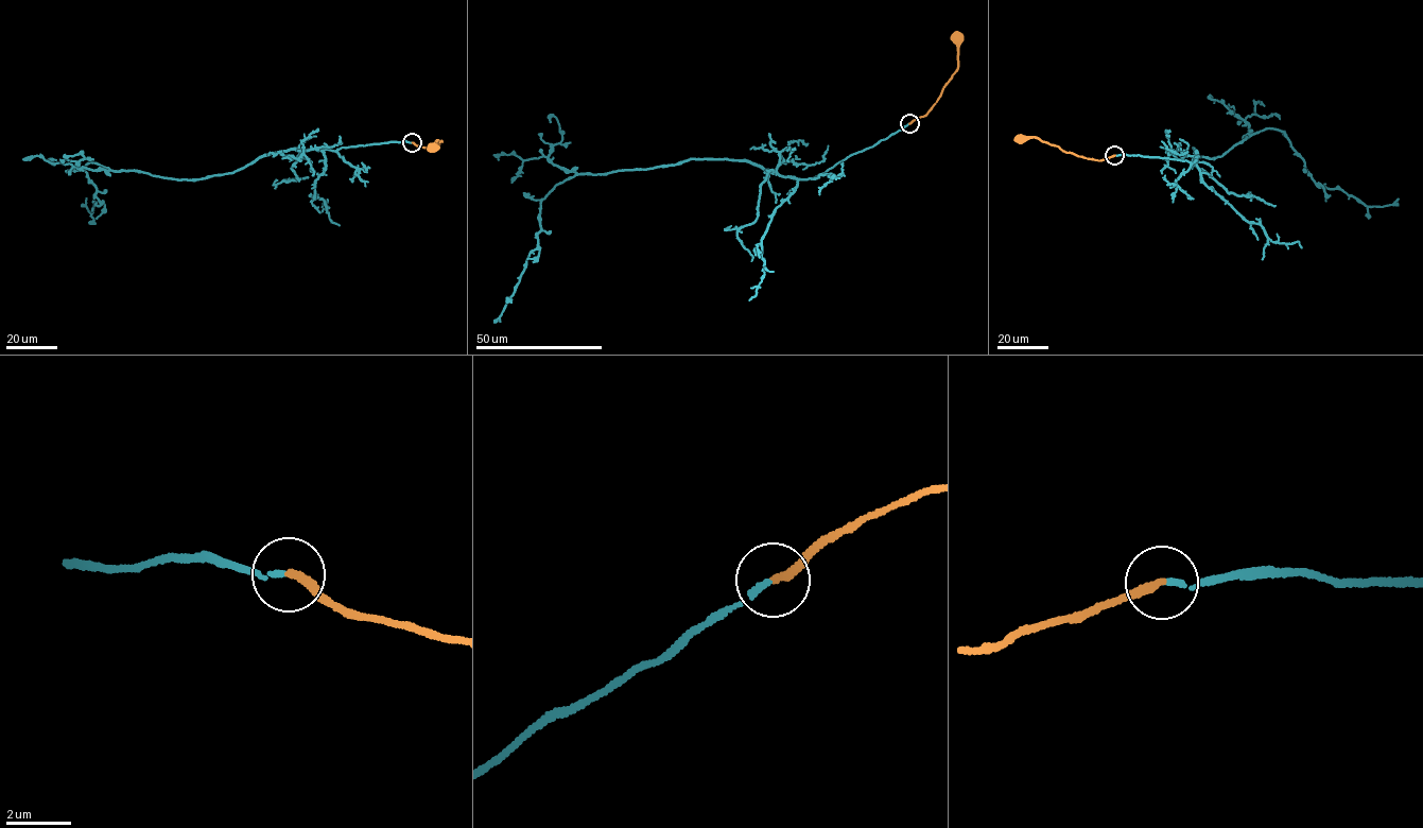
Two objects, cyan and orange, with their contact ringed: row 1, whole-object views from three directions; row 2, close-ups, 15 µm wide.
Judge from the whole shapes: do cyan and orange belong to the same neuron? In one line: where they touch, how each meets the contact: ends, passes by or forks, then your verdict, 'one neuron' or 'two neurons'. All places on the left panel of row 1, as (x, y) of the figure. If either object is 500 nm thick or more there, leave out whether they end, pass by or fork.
(412, 142) | cyan ends | orange ends | one neuron

